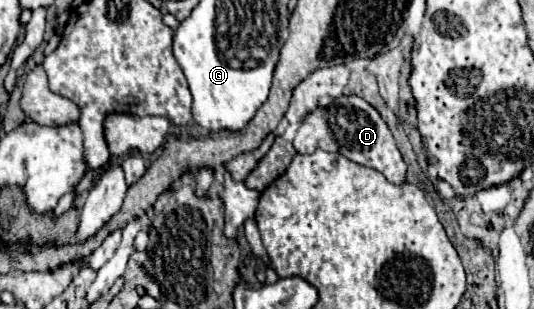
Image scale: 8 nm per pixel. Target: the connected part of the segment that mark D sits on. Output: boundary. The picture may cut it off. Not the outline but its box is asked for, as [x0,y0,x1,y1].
[294,95,406,185]

